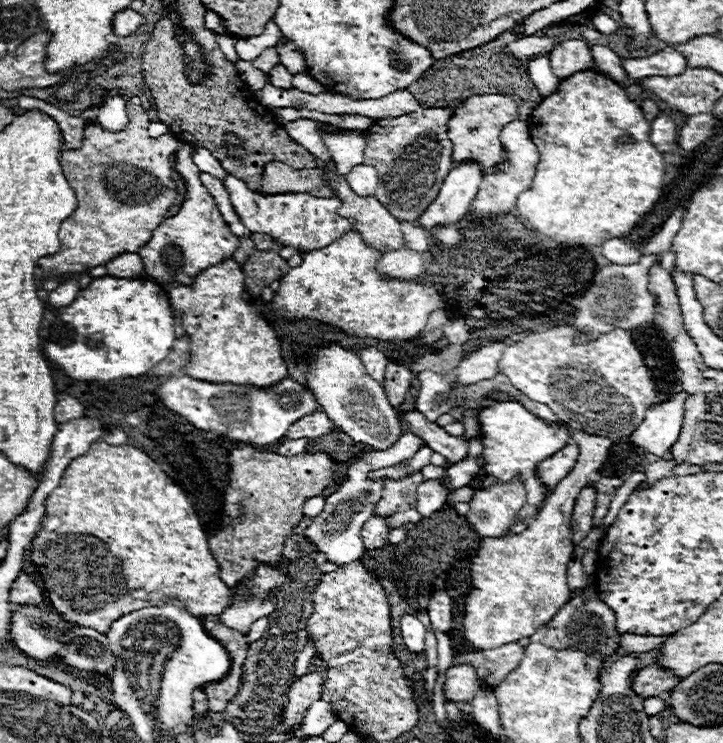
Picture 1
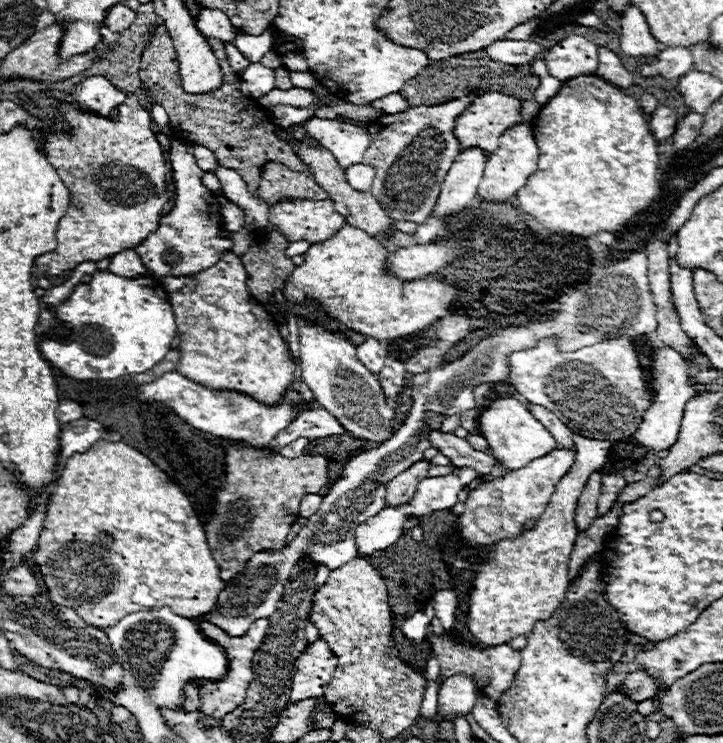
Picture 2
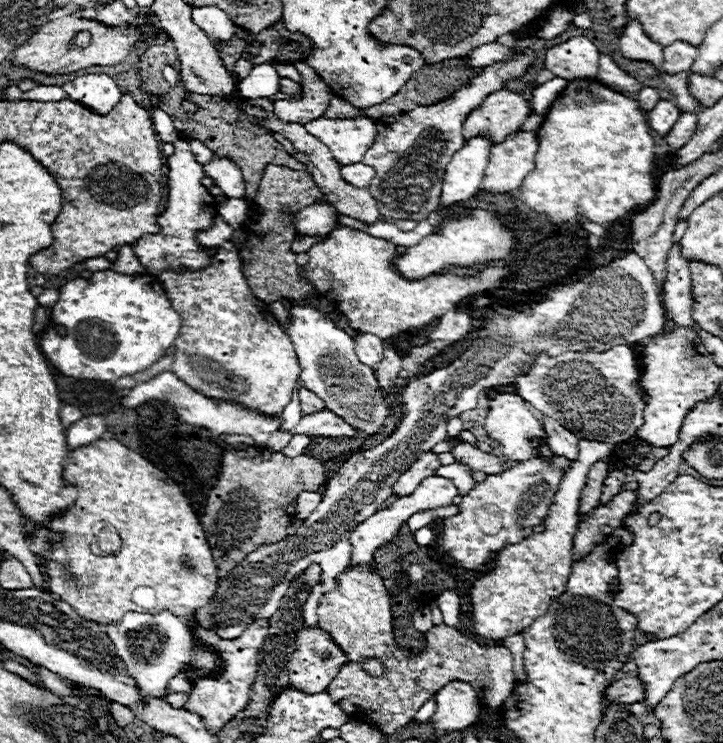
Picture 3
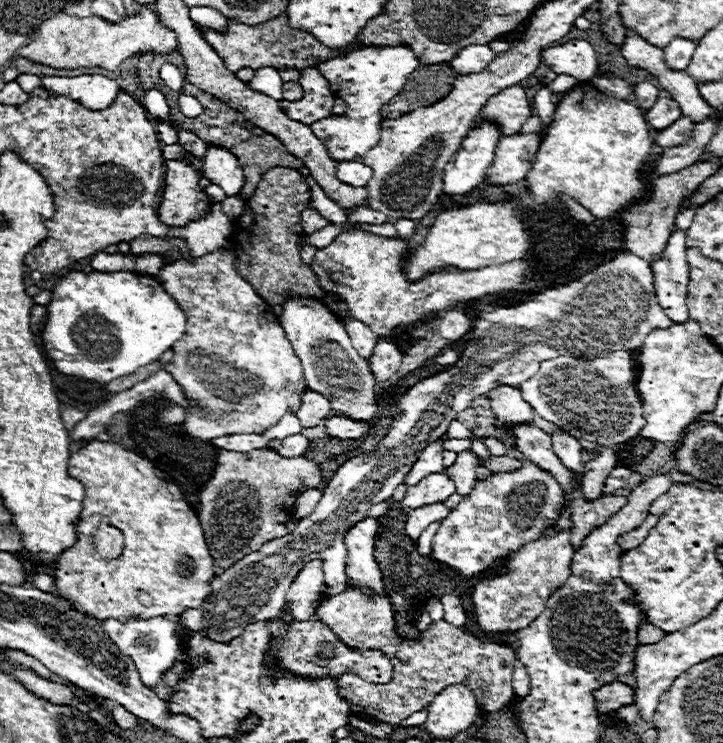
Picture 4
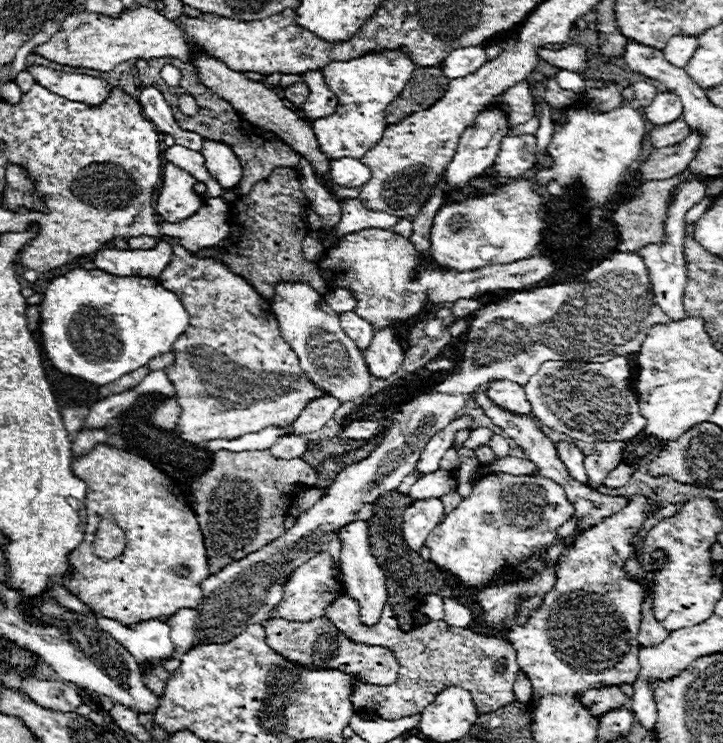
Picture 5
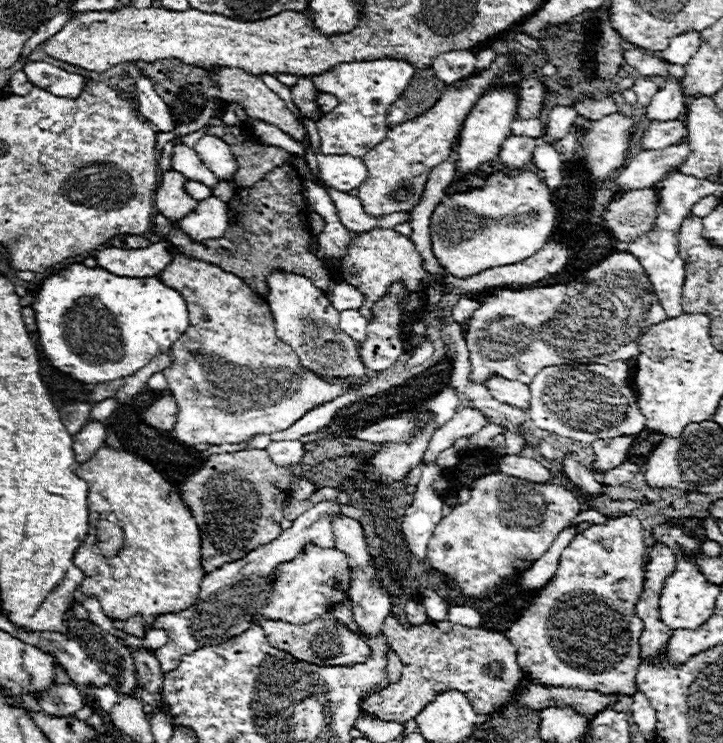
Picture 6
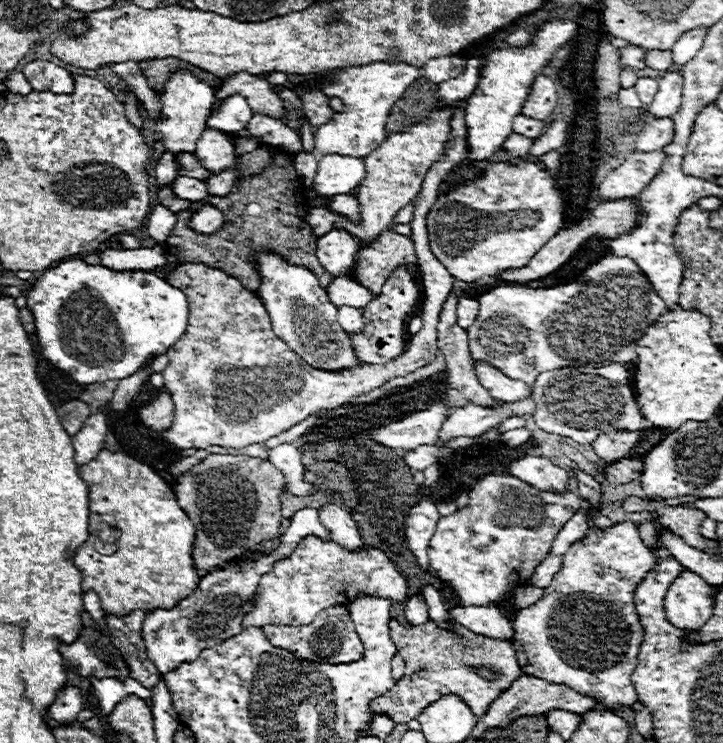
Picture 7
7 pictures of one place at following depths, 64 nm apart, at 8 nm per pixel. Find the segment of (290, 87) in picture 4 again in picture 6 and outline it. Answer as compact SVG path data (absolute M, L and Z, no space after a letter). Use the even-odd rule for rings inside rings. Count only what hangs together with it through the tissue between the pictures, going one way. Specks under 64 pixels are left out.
M300 78L292 88L292 100L294 104L300 108L300 112L306 116L306 118L312 118L314 122L320 120L324 114L320 112L320 106L318 106L318 90L314 88L312 80L308 78Z

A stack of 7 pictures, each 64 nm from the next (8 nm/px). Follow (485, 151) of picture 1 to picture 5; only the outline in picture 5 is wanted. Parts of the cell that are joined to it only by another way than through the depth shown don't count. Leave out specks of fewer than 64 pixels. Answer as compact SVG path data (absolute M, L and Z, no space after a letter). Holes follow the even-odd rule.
M518 82L516 86L508 88L504 94L496 96L492 104L506 104L510 108L508 110L510 126L516 126L518 122L526 122L536 116L536 100L528 82Z

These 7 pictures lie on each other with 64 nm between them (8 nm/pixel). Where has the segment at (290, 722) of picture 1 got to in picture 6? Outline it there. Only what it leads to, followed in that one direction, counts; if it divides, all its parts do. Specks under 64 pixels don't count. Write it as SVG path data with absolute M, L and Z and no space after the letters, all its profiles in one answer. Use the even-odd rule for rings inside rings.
M332 610L324 612L316 620L312 620L310 624L286 624L286 622L266 620L260 626L262 626L262 630L264 630L264 634L266 634L266 638L270 640L272 646L276 646L280 650L286 650L294 658L310 662L310 664L350 666L350 664L364 662L368 658L368 654L370 654L370 648L366 646L366 642L360 636L356 636L348 626L344 626L332 614ZM390 652L390 654L388 654L388 678L390 678L392 684L400 680L402 668L404 668L404 666L402 666L402 660L398 658L398 654L396 654L396 652Z

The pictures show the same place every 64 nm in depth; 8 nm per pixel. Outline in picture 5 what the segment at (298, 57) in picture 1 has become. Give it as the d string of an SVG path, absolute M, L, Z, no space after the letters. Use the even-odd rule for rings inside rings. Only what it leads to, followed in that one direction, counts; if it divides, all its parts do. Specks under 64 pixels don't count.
M308 72L304 76L304 82L310 86L310 98L306 100L306 106L298 108L300 116L304 116L308 120L318 120L318 118L334 114L338 100L328 90L328 86L324 82L320 82L320 74L318 72Z

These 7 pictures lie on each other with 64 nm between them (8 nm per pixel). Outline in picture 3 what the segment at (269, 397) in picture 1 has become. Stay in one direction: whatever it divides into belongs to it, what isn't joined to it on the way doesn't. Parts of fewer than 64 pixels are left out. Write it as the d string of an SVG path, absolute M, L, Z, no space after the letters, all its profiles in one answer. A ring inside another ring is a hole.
M160 372L158 378L152 378L148 382L142 382L140 386L134 386L122 400L120 400L120 406L124 408L136 408L140 406L142 402L148 402L148 400L164 400L168 404L172 404L178 412L178 416L192 424L192 426L206 426L208 430L214 430L214 434L250 434L258 446L264 446L268 436L278 430L278 424L280 424L280 418L272 420L272 418L262 418L260 414L252 412L252 410L244 410L244 408L238 408L234 404L228 404L228 402L212 402L210 398L190 390L186 384L182 384L182 380L178 380L172 372Z

